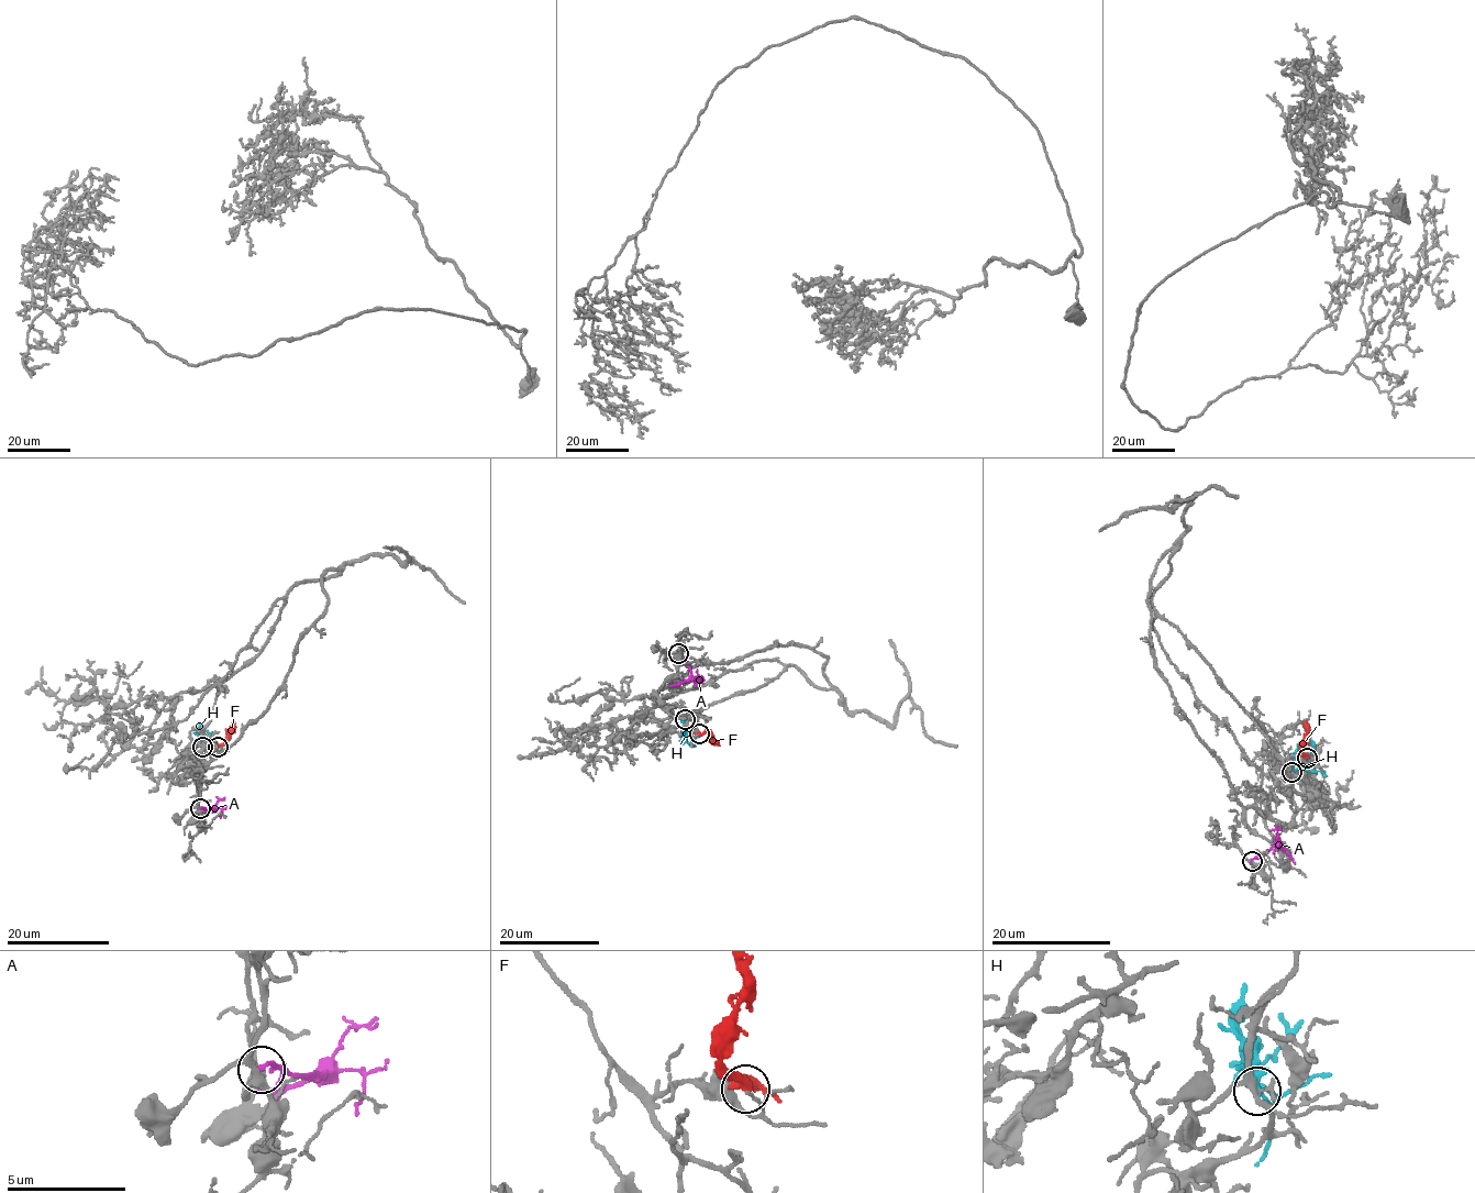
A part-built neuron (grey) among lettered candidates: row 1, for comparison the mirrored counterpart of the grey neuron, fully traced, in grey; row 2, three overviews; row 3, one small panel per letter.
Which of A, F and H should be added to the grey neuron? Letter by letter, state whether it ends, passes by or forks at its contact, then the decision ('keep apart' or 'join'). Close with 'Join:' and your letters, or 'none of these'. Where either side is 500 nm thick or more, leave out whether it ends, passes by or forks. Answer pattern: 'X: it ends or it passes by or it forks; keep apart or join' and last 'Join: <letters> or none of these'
A: it passes by; keep apart
F: it passes by; keep apart
H: it passes by; keep apart
Join: none of these

